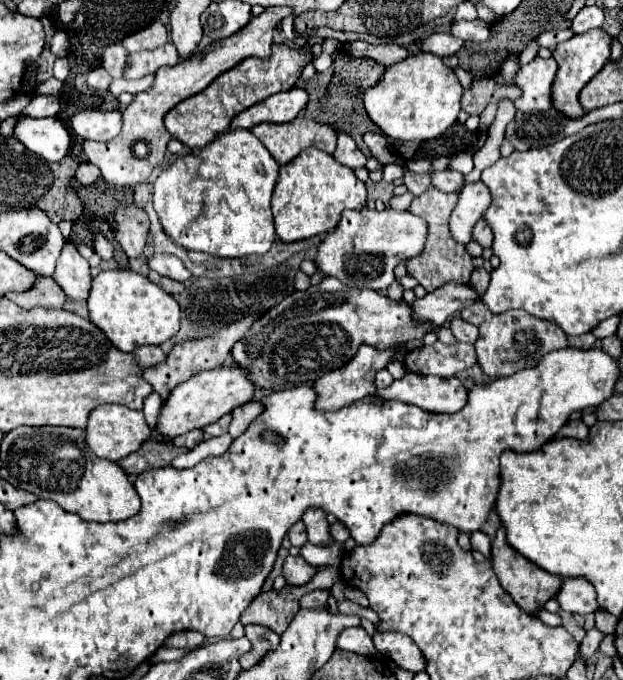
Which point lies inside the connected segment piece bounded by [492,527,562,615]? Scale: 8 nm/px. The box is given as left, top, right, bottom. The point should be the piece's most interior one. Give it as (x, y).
(530, 587)

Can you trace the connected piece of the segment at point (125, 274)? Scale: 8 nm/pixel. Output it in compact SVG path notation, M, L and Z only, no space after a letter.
M130 269L100 271L92 279L92 291L88 297L90 321L100 327L106 337L120 351L134 351L140 345L162 345L174 337L180 329L180 307L172 295L154 285L148 277Z

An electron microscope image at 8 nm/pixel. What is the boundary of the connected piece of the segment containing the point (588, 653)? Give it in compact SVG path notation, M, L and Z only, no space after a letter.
M588 629L586 631L586 635L584 635L582 643L580 643L580 653L582 653L584 659L590 659L598 651L598 645L600 645L602 637L604 635L598 629Z

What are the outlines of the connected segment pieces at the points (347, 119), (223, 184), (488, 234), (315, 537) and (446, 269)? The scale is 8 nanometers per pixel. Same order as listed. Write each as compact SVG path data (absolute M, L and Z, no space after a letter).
M336 51L334 63L330 67L330 75L326 75L324 83L314 85L314 81L312 81L310 101L308 101L306 109L302 111L302 115L306 119L326 123L326 125L334 127L334 131L338 131L338 133L348 133L348 135L352 135L352 139L356 139L356 143L362 143L362 137L366 131L380 133L380 129L376 127L376 123L372 123L372 119L368 117L368 113L362 105L362 95L366 89L374 87L380 81L384 71L386 71L386 67L378 65L372 59L360 59L360 57L348 55L346 51Z
M248 131L222 133L204 149L184 155L154 183L154 209L164 233L184 249L218 257L264 255L276 241L270 211L280 165Z
M480 219L480 221L476 223L476 227L474 227L474 239L476 239L482 247L490 247L490 245L492 245L494 233L492 233L492 229L488 227L486 219Z
M318 507L306 509L302 521L306 525L310 543L320 545L320 543L330 541L330 535L328 535L328 519L326 519L326 513L322 509L318 509Z
M430 185L422 195L418 195L412 201L412 207L410 207L410 213L414 213L418 217L424 217L428 221L428 243L426 243L424 255L418 255L416 259L406 261L406 265L408 265L408 273L414 275L418 279L418 283L428 293L432 293L434 289L438 289L440 285L444 285L446 281L452 281L452 279L468 283L470 273L474 269L472 255L466 251L466 247L462 243L452 239L450 229L448 229L450 213L456 207L456 203L458 203L458 193L444 193L444 191Z

